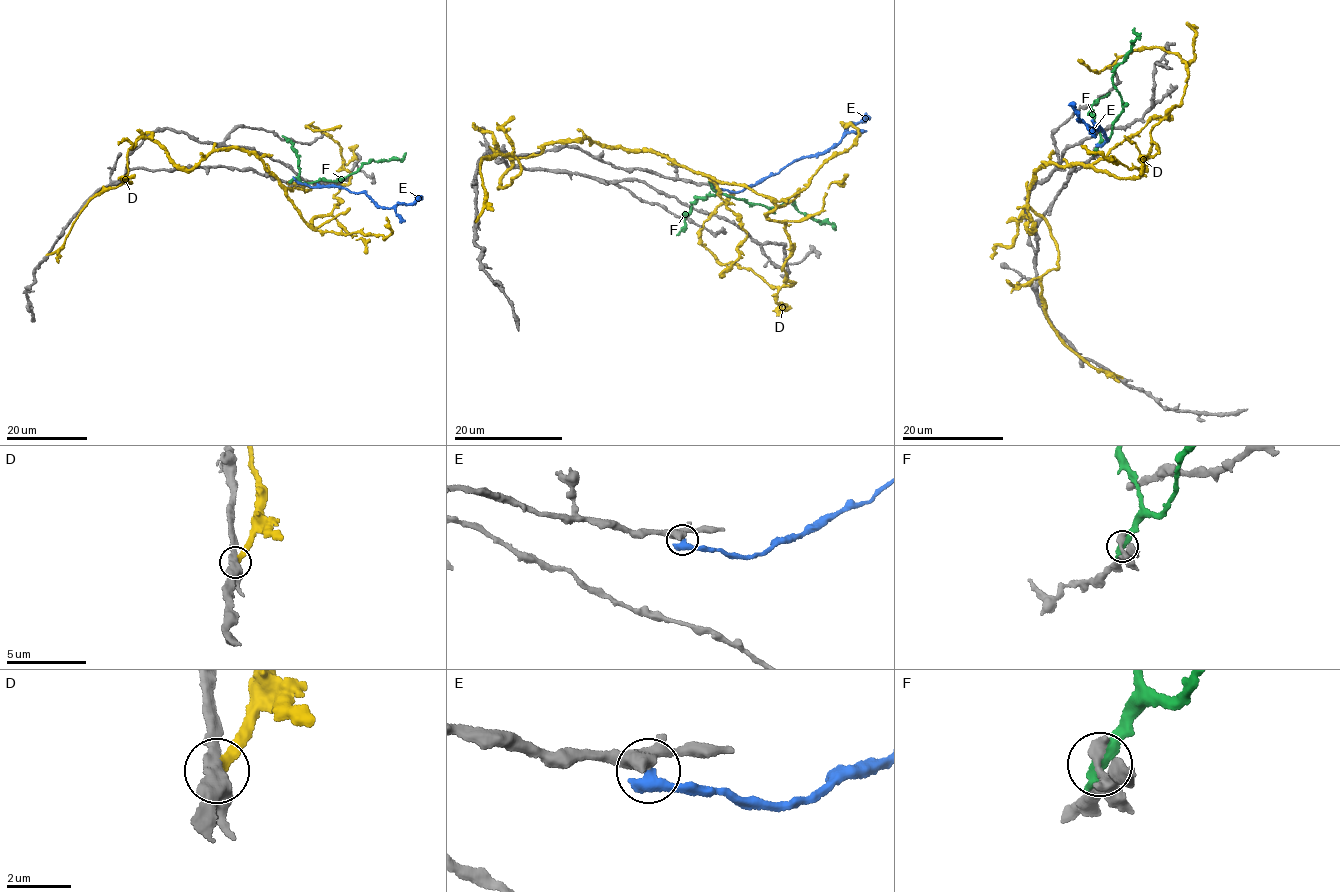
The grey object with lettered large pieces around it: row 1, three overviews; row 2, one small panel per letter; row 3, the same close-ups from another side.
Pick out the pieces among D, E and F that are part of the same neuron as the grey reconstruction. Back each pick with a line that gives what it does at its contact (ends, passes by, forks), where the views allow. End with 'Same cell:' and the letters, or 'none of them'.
Same cell: none of them

